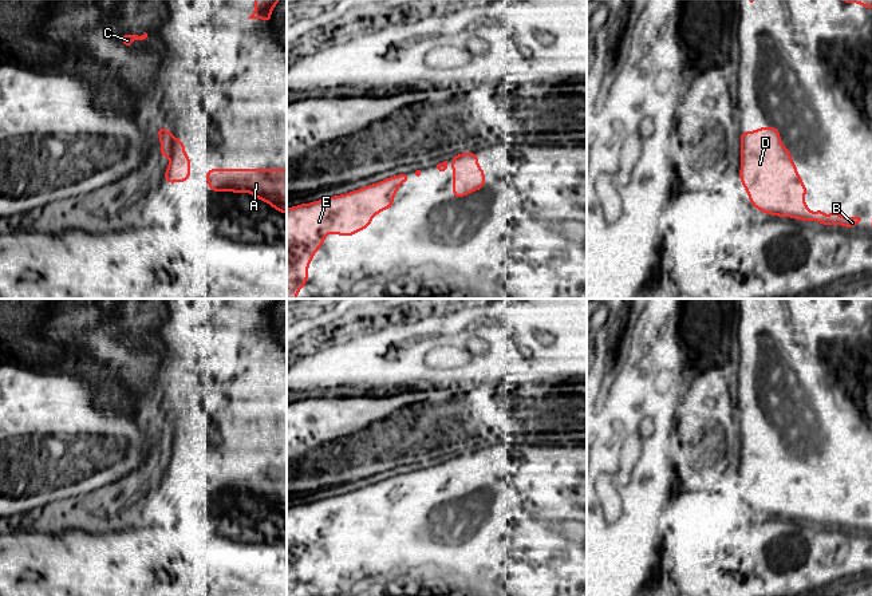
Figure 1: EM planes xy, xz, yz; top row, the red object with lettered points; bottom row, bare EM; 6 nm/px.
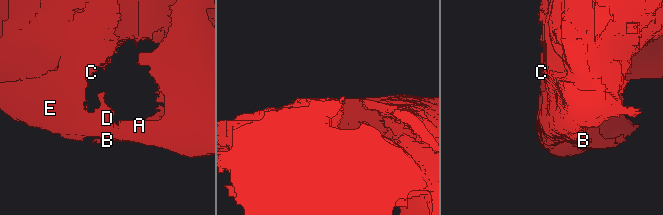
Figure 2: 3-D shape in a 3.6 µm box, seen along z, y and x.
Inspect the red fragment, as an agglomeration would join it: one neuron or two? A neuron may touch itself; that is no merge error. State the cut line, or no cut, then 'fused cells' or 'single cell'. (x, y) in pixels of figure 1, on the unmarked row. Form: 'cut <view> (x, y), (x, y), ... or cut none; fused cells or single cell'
cut none; single cell

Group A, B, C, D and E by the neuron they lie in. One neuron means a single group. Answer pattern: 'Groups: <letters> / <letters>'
Groups: A B C D E

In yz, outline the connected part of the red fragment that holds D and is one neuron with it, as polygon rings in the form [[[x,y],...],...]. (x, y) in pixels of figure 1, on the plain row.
[[[776,426],[758,427],[754,431],[742,431],[739,478],[750,504],[766,514],[792,517],[818,525],[841,525],[856,528],[860,517],[841,517],[839,512],[824,516],[824,509],[809,512],[802,500],[808,488],[792,462],[792,453],[782,445]]]

